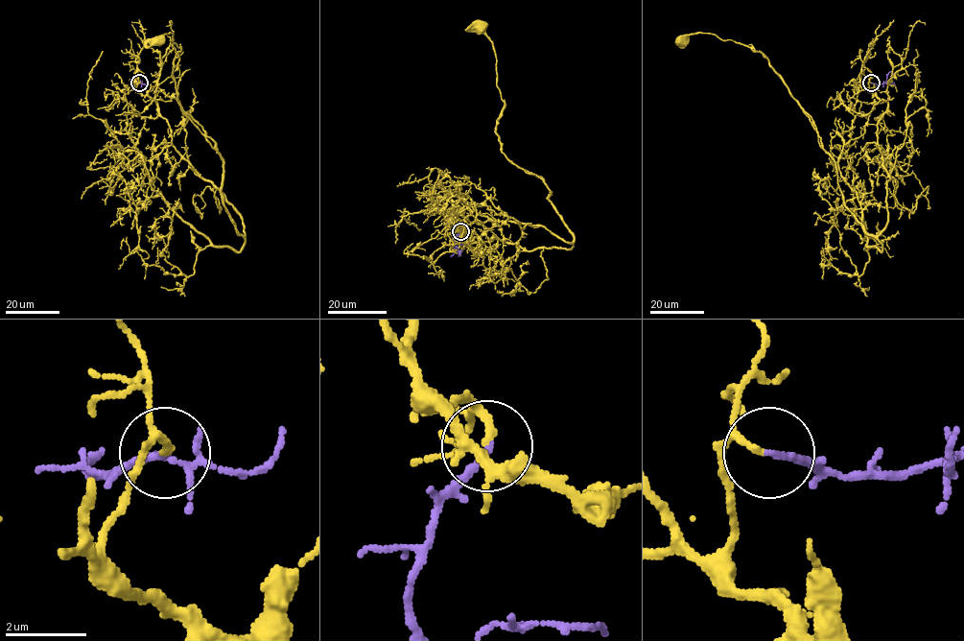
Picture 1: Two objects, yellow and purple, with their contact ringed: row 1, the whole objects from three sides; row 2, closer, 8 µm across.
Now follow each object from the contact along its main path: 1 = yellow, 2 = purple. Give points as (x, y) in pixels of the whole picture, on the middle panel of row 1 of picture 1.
1: (460, 231), (527, 250), (574, 236), (550, 189), (502, 152), (505, 103), (478, 25)
2: (460, 231), (455, 248), (458, 253), (456, 251)

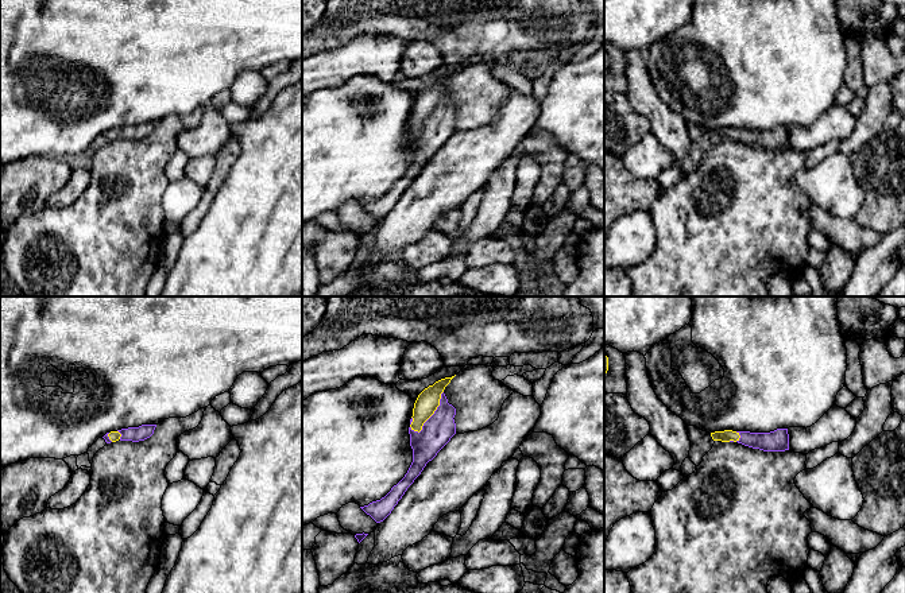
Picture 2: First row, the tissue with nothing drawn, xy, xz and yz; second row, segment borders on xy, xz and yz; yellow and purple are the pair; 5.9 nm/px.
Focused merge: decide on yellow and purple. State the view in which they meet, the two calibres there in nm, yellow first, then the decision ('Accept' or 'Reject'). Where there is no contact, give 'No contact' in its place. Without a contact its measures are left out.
Touches yellow in xz. Thickness 140 nm (yellow) against 180 nm. Accept

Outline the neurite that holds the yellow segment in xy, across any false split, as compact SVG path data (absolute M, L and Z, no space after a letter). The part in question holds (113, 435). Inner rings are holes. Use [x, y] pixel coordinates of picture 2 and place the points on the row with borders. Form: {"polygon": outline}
{"polygon": "M142 425L139 427L128 427L117 431L107 433L103 438L107 443L116 441L132 441L139 442L150 438L154 434L156 425Z"}

